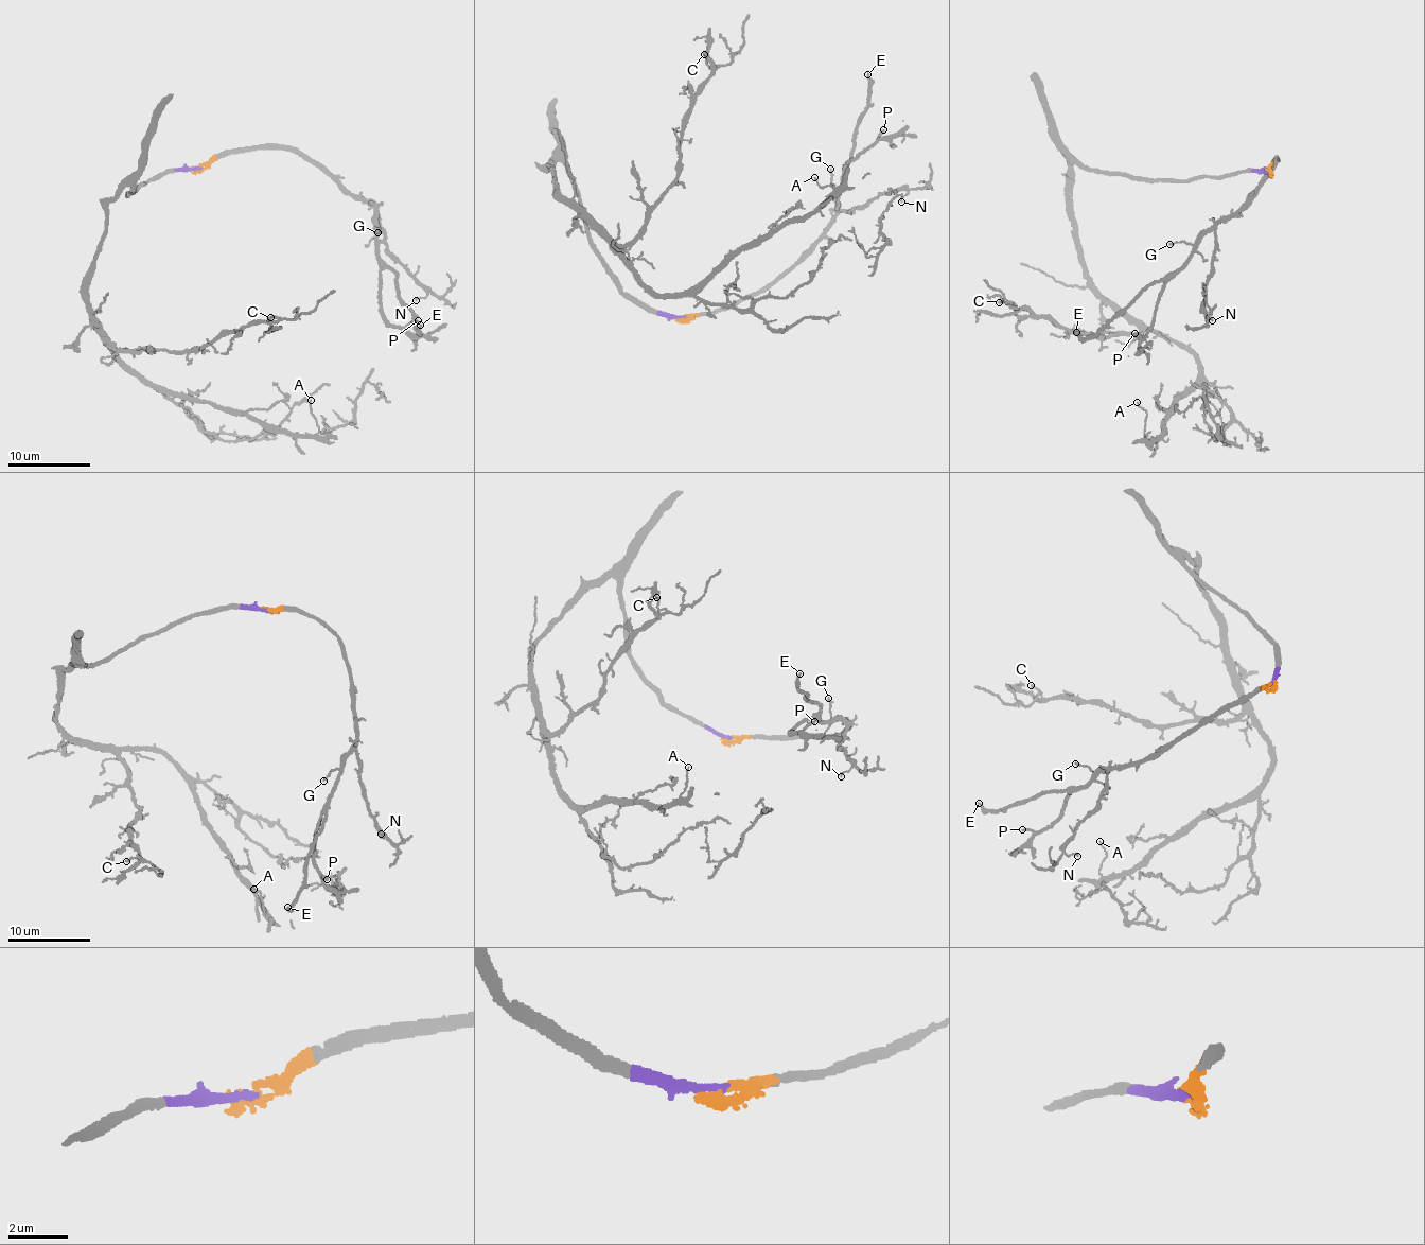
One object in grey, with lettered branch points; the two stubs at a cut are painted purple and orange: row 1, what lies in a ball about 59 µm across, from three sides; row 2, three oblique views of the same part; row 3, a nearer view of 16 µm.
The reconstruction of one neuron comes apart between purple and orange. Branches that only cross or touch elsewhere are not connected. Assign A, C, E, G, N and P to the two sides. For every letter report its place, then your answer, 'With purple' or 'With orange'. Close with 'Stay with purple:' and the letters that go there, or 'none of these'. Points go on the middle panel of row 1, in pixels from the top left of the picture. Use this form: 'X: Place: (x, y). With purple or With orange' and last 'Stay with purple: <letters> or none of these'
A: Place: (814, 177). With purple
C: Place: (704, 54). With purple
E: Place: (867, 74). With orange
G: Place: (830, 169). With orange
N: Place: (901, 202). With orange
P: Place: (883, 129). With orange
Stay with purple: A, C

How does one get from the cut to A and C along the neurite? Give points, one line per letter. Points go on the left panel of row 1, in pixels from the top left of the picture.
A: (195, 168), (125, 185), (107, 204), (89, 317), (126, 367), (170, 391), (316, 435), (311, 399)
C: (195, 168), (125, 185), (107, 204), (88, 312), (111, 344), (135, 350), (204, 349), (269, 317)

